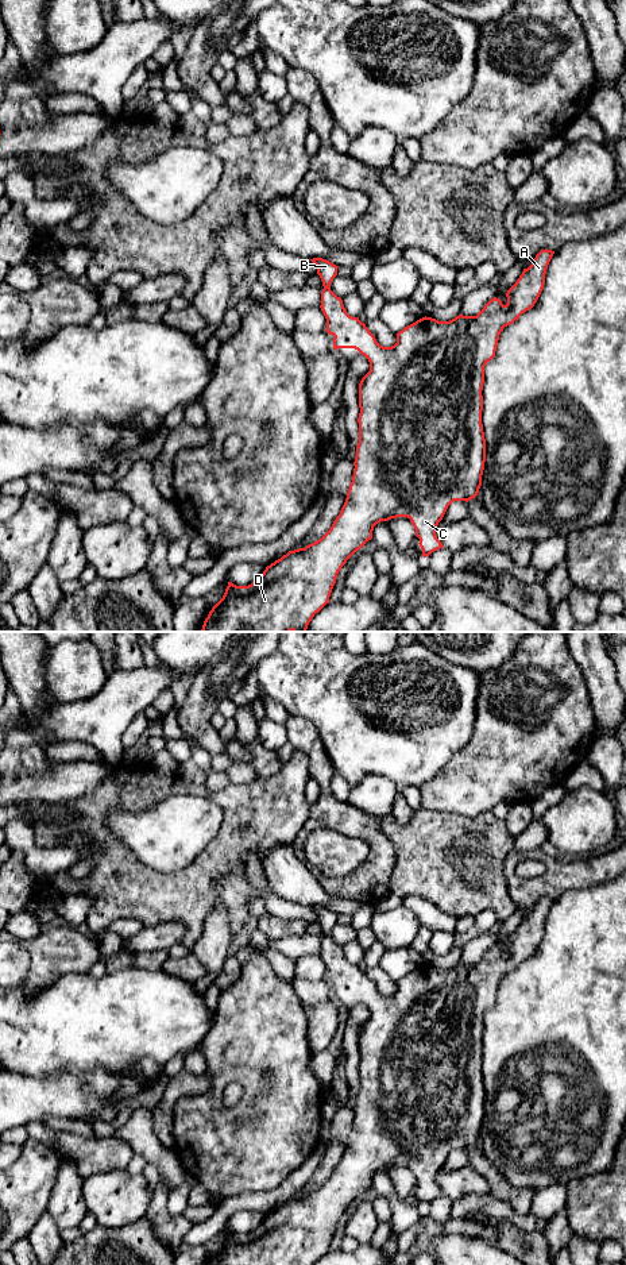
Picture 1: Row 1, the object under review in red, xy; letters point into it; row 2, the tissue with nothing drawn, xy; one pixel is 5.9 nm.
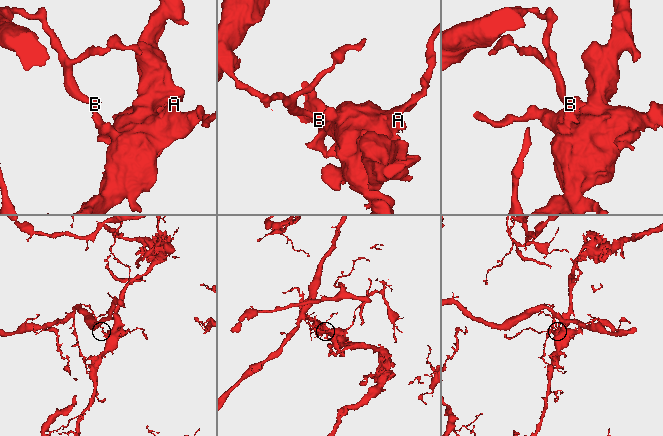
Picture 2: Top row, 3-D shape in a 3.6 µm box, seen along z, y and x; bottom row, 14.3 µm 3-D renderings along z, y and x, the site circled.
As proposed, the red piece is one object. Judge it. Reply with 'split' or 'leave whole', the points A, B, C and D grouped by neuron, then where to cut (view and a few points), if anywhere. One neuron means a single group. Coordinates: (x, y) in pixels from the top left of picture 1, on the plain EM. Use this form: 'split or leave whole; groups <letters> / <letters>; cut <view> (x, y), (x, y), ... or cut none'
split; groups A C D / B; cut xy (324, 934), (328, 936)

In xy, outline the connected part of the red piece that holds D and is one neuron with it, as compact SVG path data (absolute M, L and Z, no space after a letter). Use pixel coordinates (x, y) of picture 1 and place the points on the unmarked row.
M541 898L532 913L528 917L523 917L522 922L517 927L517 930L507 938L507 952L503 953L502 949L496 945L491 946L484 956L476 964L463 964L459 963L449 969L438 969L432 965L422 965L416 971L405 975L402 979L397 981L397 991L391 995L380 994L375 984L370 980L364 971L359 968L359 965L352 965L347 961L343 948L337 945L331 936L324 936L321 940L321 959L326 967L326 980L333 983L333 998L337 996L355 996L362 1003L364 1003L370 1010L370 1019L362 1026L359 1031L359 1091L356 1095L356 1104L353 1110L353 1123L352 1130L349 1133L345 1150L341 1156L340 1162L333 1169L331 1177L317 1189L306 1193L305 1196L298 1196L294 1199L289 1199L281 1207L275 1208L270 1214L266 1215L263 1222L248 1234L236 1234L232 1230L228 1230L225 1241L223 1246L212 1256L208 1265L314 1265L326 1251L329 1251L329 1245L332 1237L336 1231L336 1226L341 1215L347 1211L347 1208L360 1197L368 1188L372 1187L374 1175L380 1169L389 1169L397 1165L407 1165L414 1177L416 1184L420 1187L420 1195L422 1197L422 1204L426 1206L432 1200L443 1196L444 1193L436 1184L436 1175L443 1168L448 1154L453 1149L465 1149L475 1146L482 1134L482 1123L484 1118L486 1110L486 1087L482 1072L482 1058L483 1058L483 1031L484 1031L484 1014L495 1004L499 983L505 975L513 972L519 967L522 961L532 957L537 950L545 932L545 922L548 913L553 905L554 899L552 898Z

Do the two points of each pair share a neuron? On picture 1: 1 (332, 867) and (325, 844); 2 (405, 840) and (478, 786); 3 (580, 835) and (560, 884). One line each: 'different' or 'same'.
1: same
2: different
3: different

